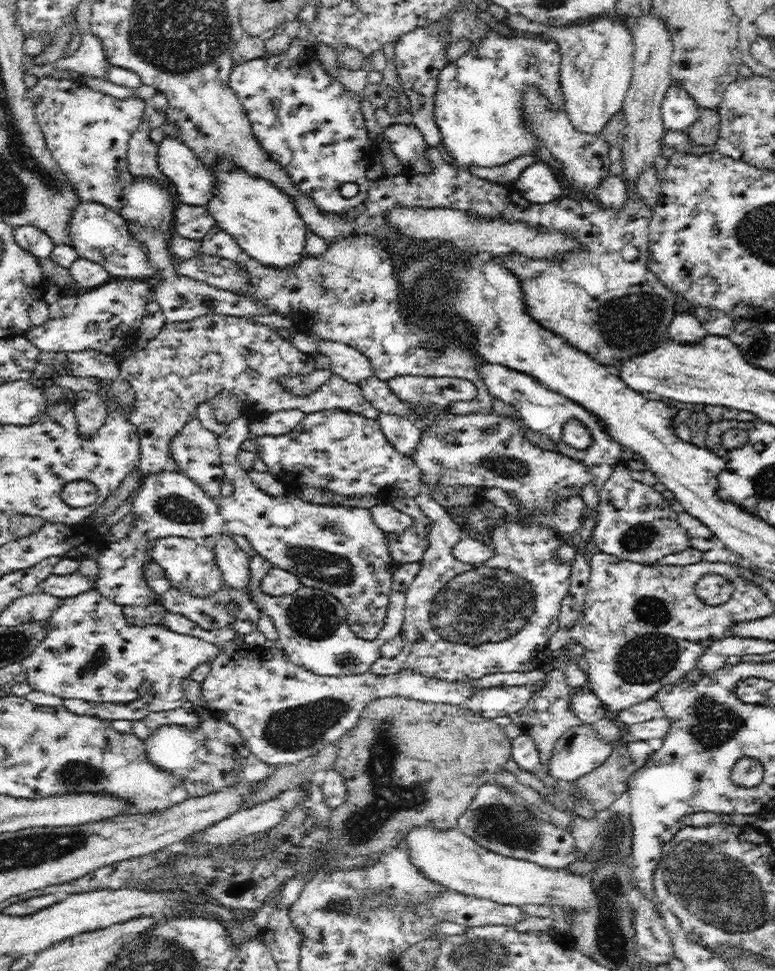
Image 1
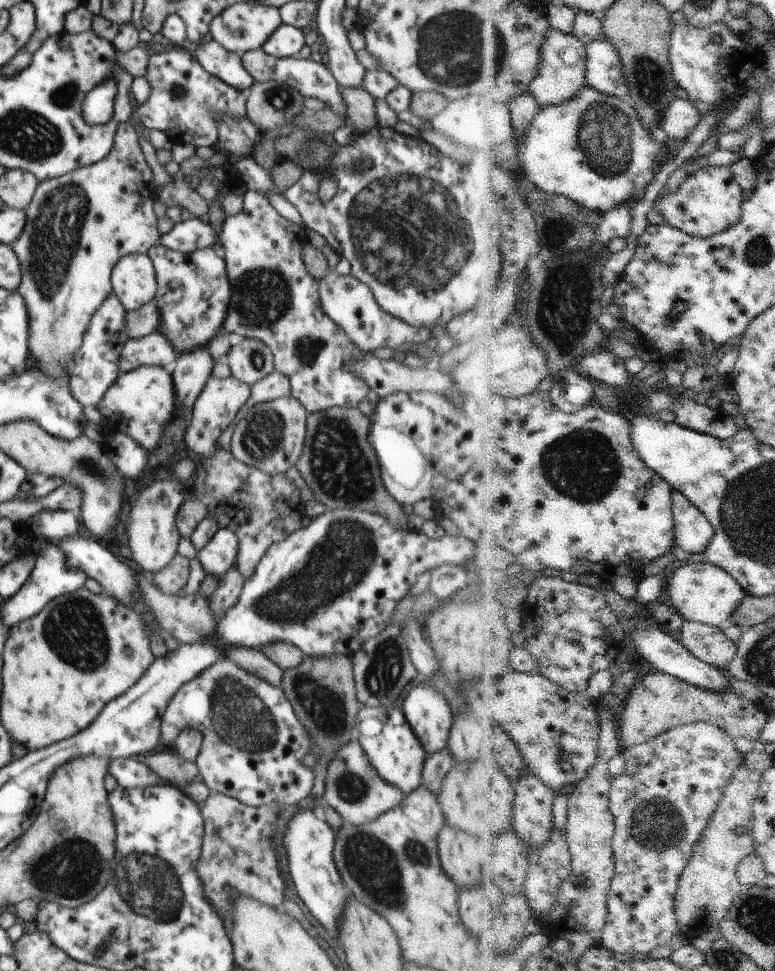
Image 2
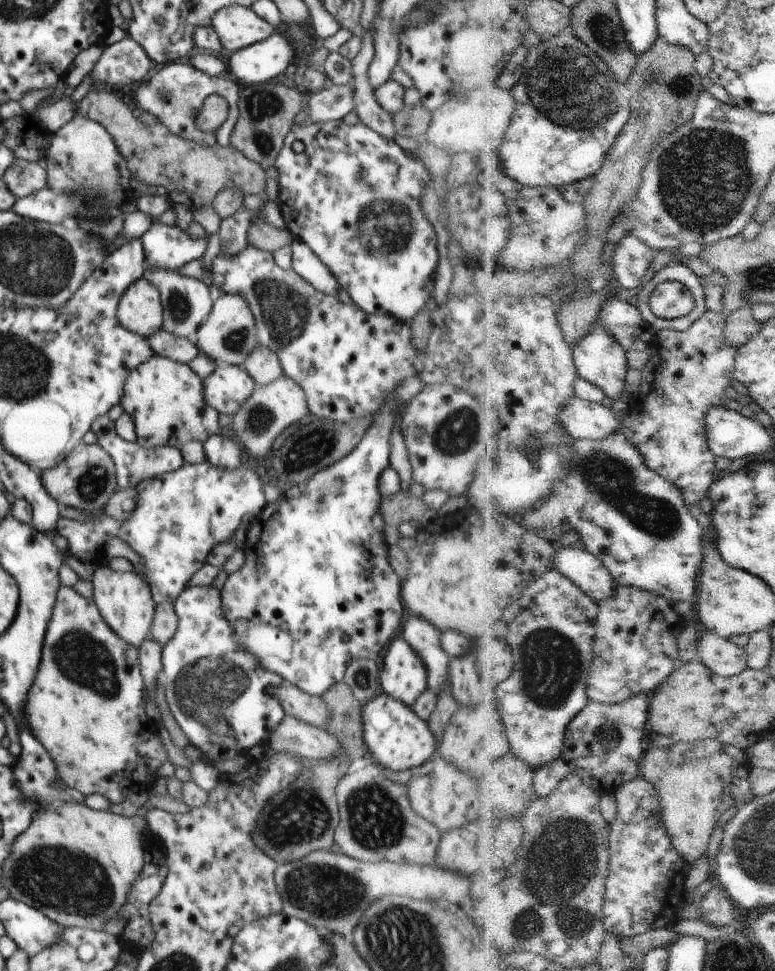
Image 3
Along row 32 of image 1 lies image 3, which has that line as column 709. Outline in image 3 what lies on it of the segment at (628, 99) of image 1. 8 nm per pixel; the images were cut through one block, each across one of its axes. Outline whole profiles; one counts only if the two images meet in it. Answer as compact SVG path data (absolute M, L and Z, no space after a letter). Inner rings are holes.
M707 632L698 643L699 656L715 673L732 678L749 668L747 647L737 645L732 639Z

